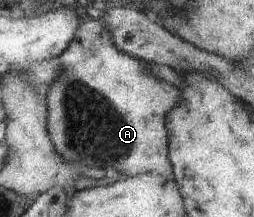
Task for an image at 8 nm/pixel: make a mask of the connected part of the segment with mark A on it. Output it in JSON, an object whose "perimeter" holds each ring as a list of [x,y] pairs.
{"perimeter":[[[89,20],[83,22],[79,28],[79,33],[76,35],[74,41],[70,45],[70,48],[60,57],[61,64],[63,65],[63,71],[60,76],[51,84],[49,88],[48,100],[50,113],[49,130],[51,131],[51,137],[54,139],[56,148],[62,156],[66,157],[66,160],[70,162],[86,162],[90,166],[98,166],[98,160],[102,160],[102,166],[113,166],[114,169],[118,170],[129,177],[136,177],[141,175],[153,174],[162,175],[165,178],[172,177],[173,166],[168,158],[169,142],[167,133],[167,114],[176,106],[182,102],[182,96],[180,92],[182,89],[175,87],[172,83],[166,82],[164,79],[160,79],[155,71],[152,70],[151,64],[140,57],[135,57],[130,53],[124,52],[116,43],[113,38],[113,30],[107,26],[103,20]]]}

